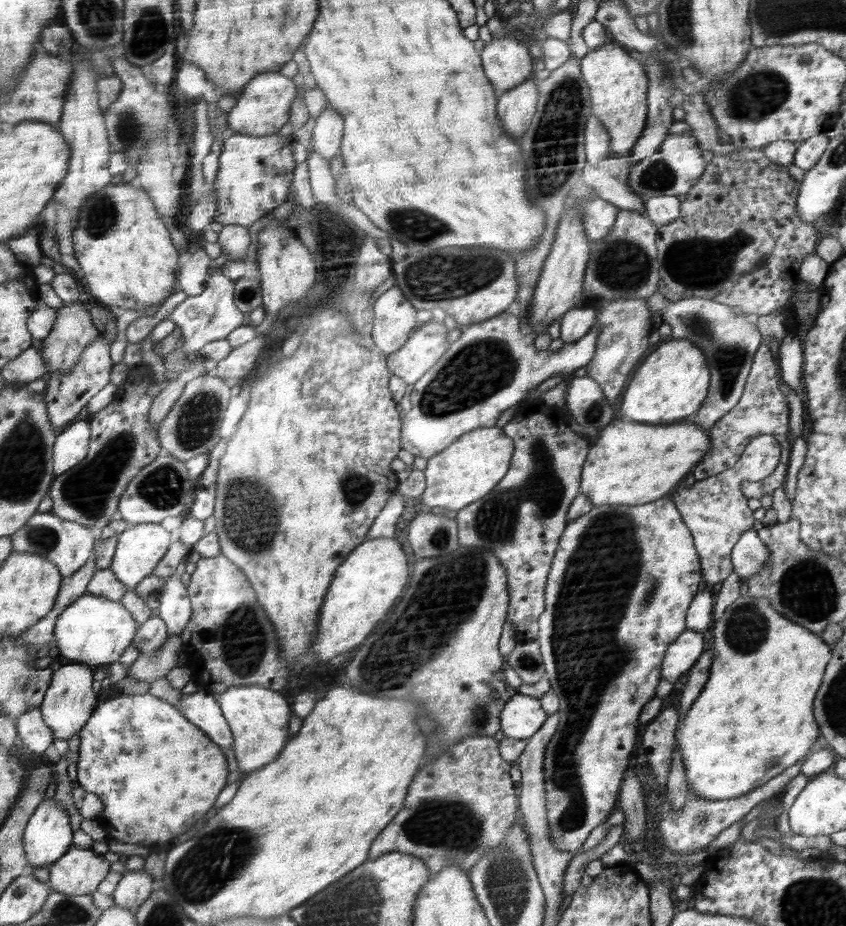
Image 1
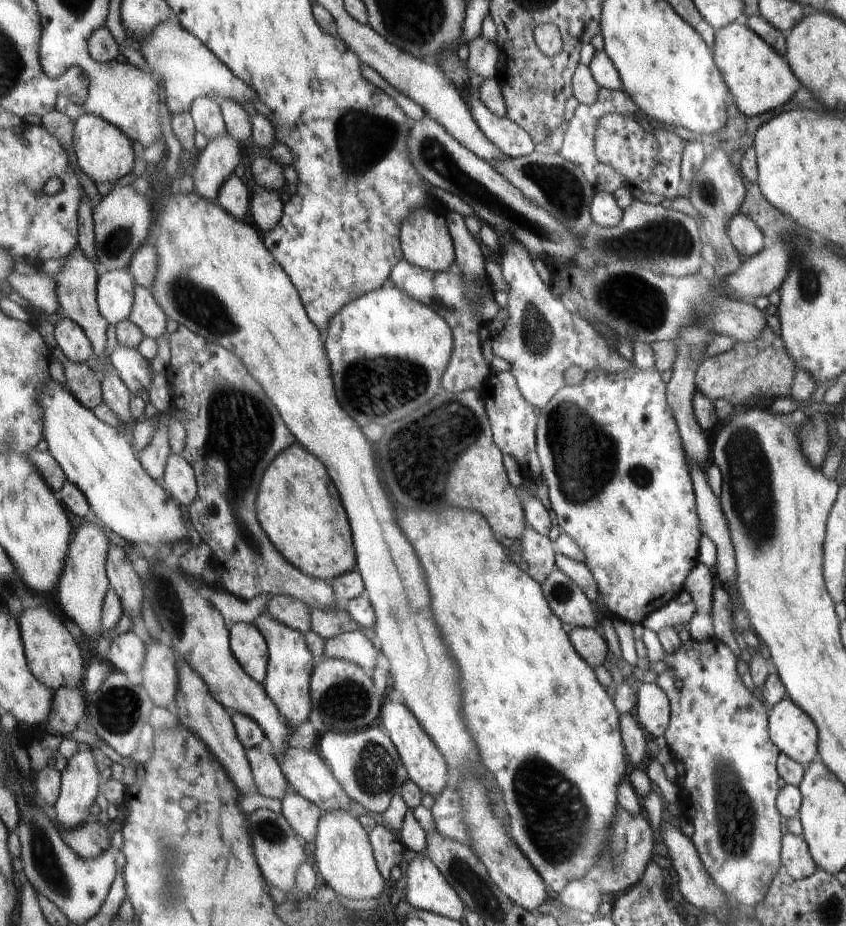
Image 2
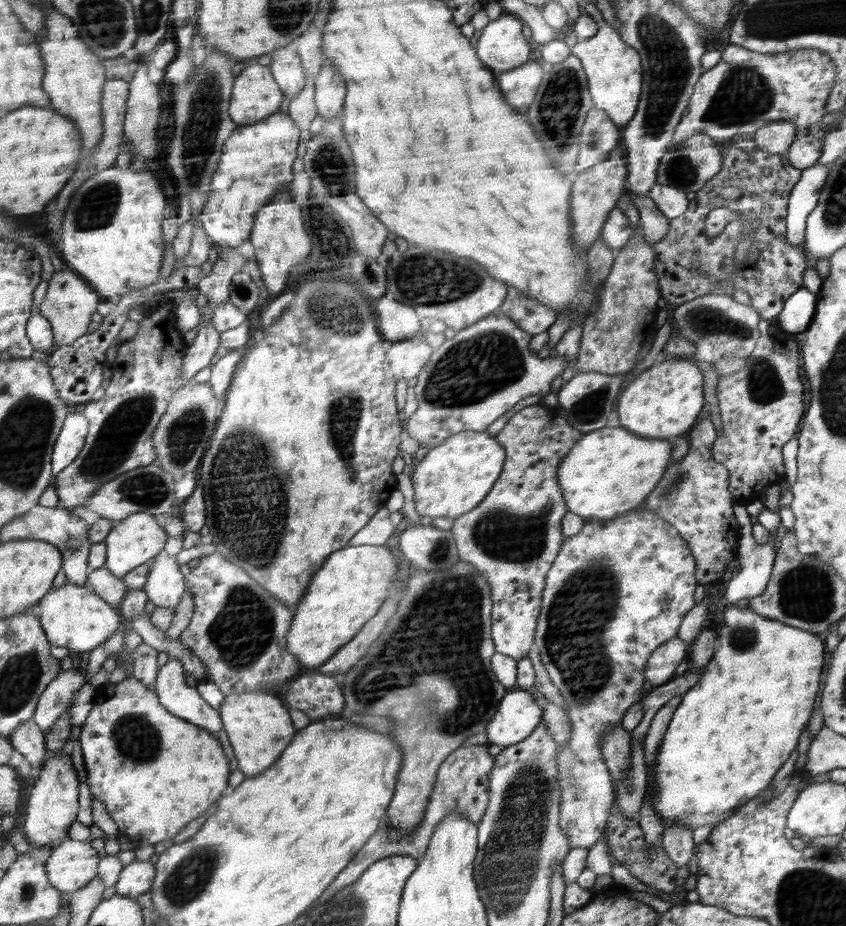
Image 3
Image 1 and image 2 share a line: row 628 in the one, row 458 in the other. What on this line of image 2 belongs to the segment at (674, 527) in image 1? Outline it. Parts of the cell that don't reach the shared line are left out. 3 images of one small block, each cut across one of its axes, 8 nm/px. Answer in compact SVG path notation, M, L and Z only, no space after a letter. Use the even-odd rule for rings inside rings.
M654 366L649 369L633 367L619 373L610 373L600 369L588 371L580 384L563 386L560 392L542 409L538 421L537 449L541 476L548 485L548 496L552 510L556 514L556 522L560 530L573 538L584 553L584 563L593 574L612 618L632 625L642 625L650 614L666 606L670 601L674 601L684 590L684 581L698 562L698 542L702 536L700 518L697 514L696 490L694 490L690 466L675 418L668 404L667 384L662 381L661 374L662 372Z

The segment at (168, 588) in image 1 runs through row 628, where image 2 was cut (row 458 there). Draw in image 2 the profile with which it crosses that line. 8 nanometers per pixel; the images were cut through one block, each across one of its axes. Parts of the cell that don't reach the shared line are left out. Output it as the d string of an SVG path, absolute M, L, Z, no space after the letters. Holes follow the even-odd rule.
M170 455L167 466L167 490L187 508L196 502L199 495L199 482L193 464L184 455Z

